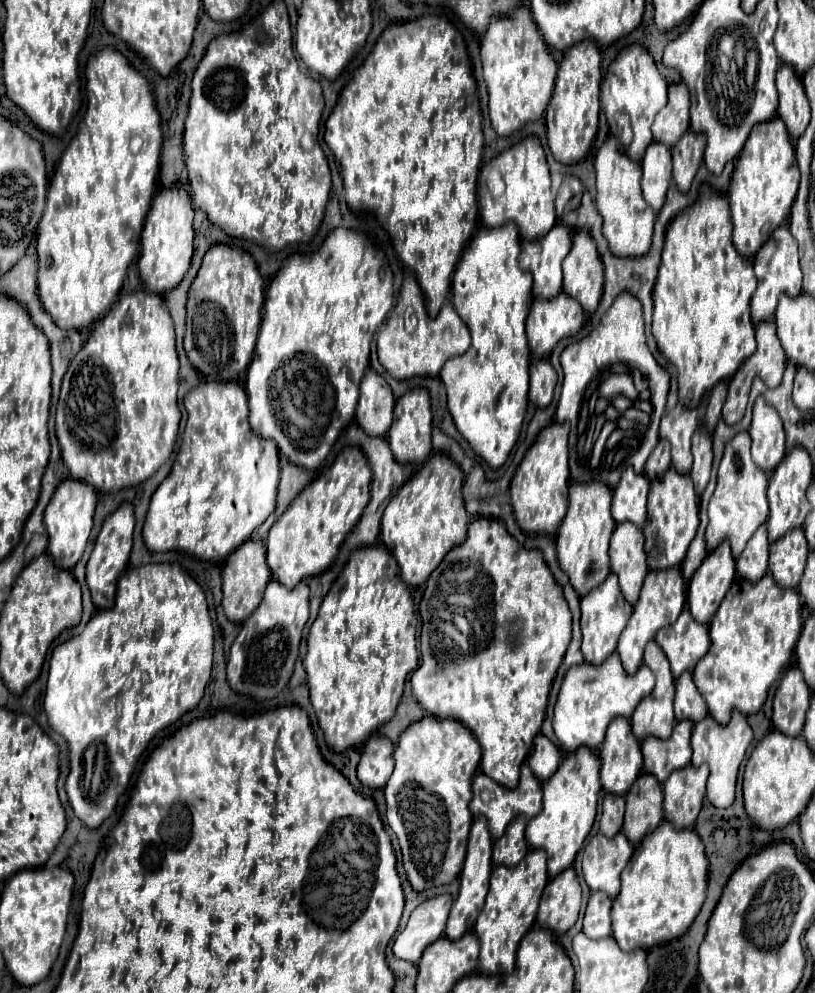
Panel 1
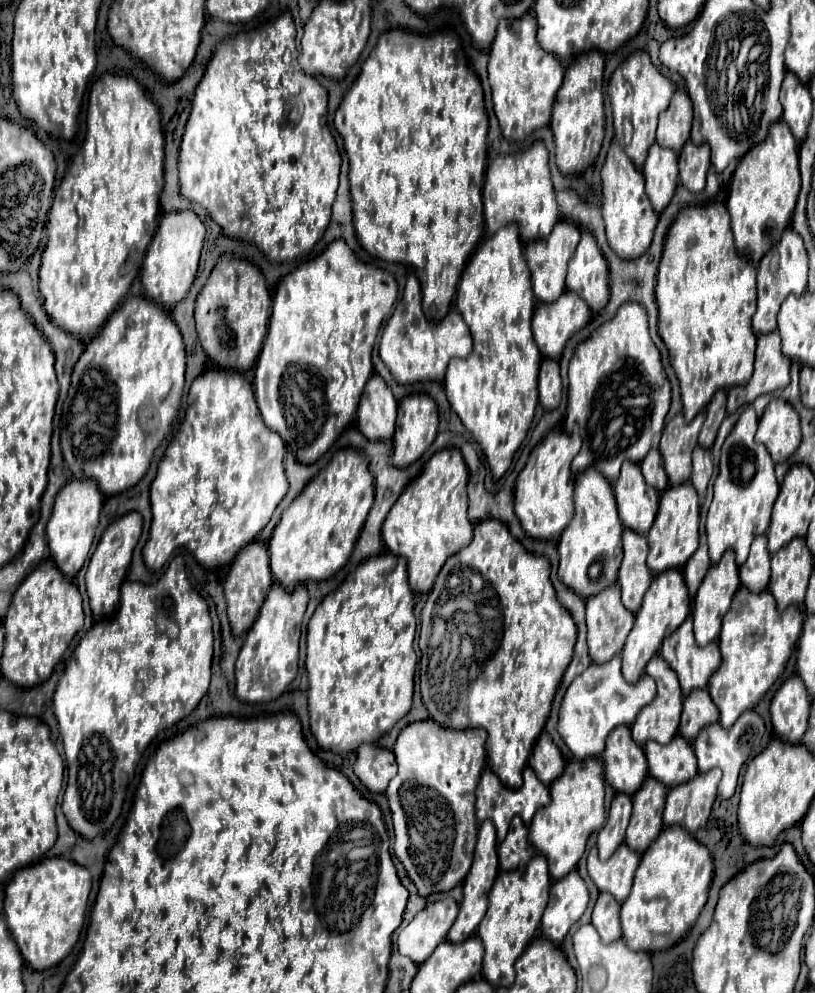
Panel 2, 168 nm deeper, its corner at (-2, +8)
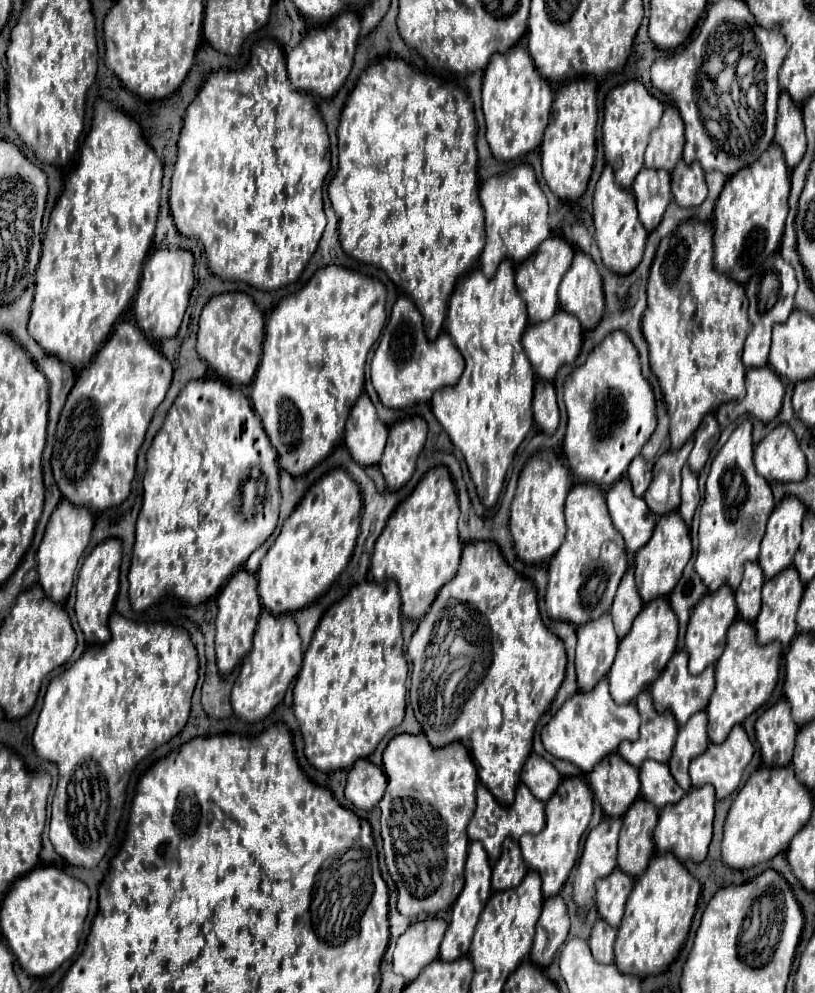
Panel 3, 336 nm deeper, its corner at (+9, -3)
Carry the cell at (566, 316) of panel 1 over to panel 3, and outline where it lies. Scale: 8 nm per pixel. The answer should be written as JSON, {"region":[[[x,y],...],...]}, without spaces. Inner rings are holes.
{"region":[[[558,309],[552,319],[542,321],[542,323],[534,323],[534,325],[530,325],[524,331],[522,347],[524,347],[524,353],[530,359],[536,375],[542,377],[542,379],[552,381],[556,377],[558,367],[562,363],[572,363],[576,359],[580,347],[582,347],[582,327],[580,327],[580,321],[572,313],[566,313],[566,311]]]}

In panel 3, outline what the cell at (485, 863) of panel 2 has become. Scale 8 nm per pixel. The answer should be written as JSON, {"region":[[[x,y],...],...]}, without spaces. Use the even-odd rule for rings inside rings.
{"region":[[[472,841],[470,847],[468,847],[468,861],[466,861],[466,869],[464,869],[464,889],[462,893],[458,895],[456,903],[452,905],[452,919],[450,919],[450,925],[446,929],[446,935],[442,939],[442,945],[440,945],[440,959],[442,961],[454,961],[454,959],[460,959],[460,957],[466,957],[468,955],[468,947],[470,947],[470,941],[472,941],[472,933],[474,933],[474,927],[480,919],[480,913],[486,905],[486,901],[490,899],[490,861],[488,861],[488,855],[482,847],[480,841]]]}

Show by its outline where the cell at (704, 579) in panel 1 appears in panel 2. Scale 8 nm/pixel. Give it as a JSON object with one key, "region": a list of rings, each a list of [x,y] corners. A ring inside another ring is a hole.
{"region":[[[725,552],[721,562],[711,566],[711,570],[707,572],[697,596],[695,596],[695,606],[693,606],[693,620],[695,620],[695,640],[699,646],[705,646],[709,642],[719,640],[719,632],[721,632],[721,624],[723,624],[723,616],[727,614],[727,608],[731,606],[731,600],[735,596],[735,592],[741,588],[741,580],[739,580],[739,566],[735,562],[733,552]]]}

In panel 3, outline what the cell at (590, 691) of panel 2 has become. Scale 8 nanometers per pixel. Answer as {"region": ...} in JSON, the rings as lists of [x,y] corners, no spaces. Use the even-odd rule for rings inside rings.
{"region":[[[604,677],[600,679],[600,683],[596,683],[594,689],[578,691],[576,695],[566,699],[556,711],[556,715],[546,723],[540,737],[548,753],[552,753],[558,759],[570,761],[578,765],[580,771],[588,773],[604,755],[608,755],[608,751],[616,751],[620,741],[634,741],[638,737],[638,727],[640,715],[636,705],[616,705],[608,693],[608,681]]]}

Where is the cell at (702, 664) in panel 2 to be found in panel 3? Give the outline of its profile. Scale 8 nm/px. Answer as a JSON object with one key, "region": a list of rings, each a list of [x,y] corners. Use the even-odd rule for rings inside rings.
{"region":[[[676,651],[672,655],[672,659],[668,661],[668,667],[660,673],[660,677],[650,687],[650,693],[652,693],[652,699],[654,699],[656,707],[658,709],[668,707],[674,713],[678,725],[684,725],[694,713],[706,709],[712,691],[714,691],[714,667],[712,665],[706,667],[698,677],[690,675],[688,673],[688,653],[686,651]]]}

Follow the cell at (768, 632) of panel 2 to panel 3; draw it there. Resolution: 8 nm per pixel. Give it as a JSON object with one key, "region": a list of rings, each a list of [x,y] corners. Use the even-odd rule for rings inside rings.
{"region":[[[738,617],[732,623],[732,627],[728,629],[724,653],[716,661],[716,689],[706,709],[708,737],[712,743],[722,743],[734,725],[742,723],[764,701],[768,701],[778,681],[780,657],[782,657],[782,645],[778,641],[760,645],[756,639],[756,629],[750,621],[744,621]]]}

